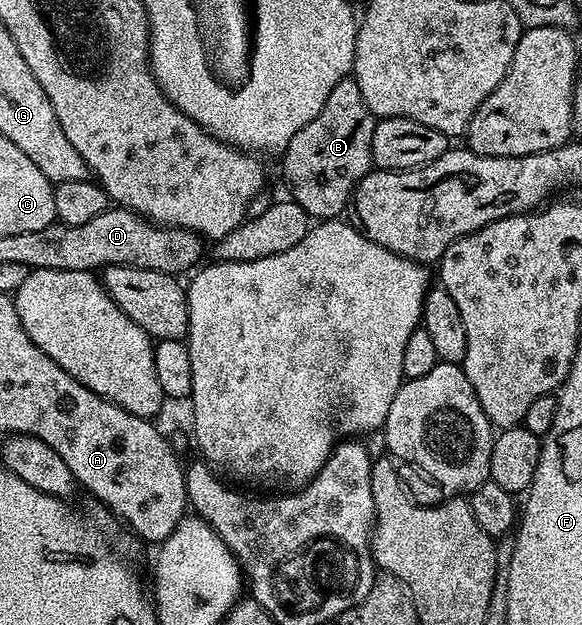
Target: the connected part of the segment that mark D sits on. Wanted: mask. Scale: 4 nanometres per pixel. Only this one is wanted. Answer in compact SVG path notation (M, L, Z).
M117 206L100 213L92 222L80 226L52 223L44 230L32 230L16 237L16 259L30 270L59 268L60 270L102 270L112 264L123 264L157 272L189 273L199 263L203 241L183 228L165 228L137 212L127 212Z

